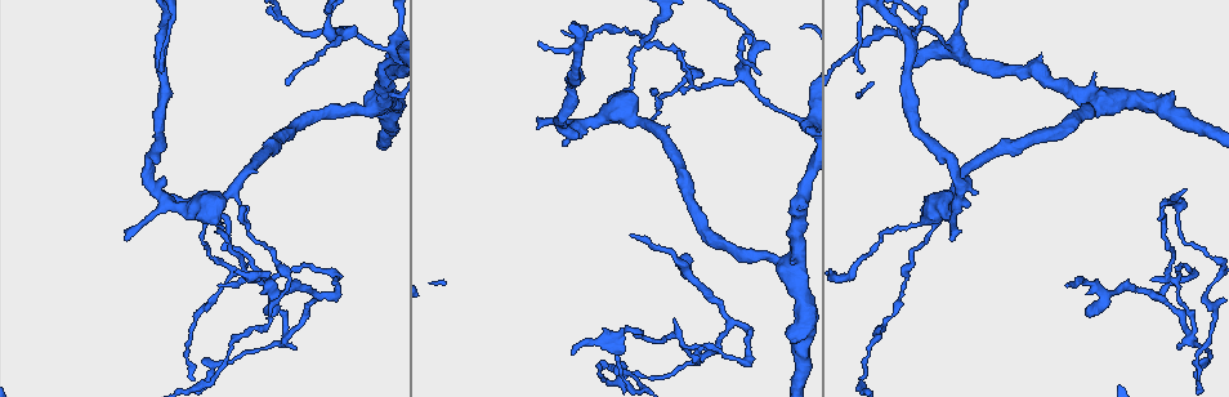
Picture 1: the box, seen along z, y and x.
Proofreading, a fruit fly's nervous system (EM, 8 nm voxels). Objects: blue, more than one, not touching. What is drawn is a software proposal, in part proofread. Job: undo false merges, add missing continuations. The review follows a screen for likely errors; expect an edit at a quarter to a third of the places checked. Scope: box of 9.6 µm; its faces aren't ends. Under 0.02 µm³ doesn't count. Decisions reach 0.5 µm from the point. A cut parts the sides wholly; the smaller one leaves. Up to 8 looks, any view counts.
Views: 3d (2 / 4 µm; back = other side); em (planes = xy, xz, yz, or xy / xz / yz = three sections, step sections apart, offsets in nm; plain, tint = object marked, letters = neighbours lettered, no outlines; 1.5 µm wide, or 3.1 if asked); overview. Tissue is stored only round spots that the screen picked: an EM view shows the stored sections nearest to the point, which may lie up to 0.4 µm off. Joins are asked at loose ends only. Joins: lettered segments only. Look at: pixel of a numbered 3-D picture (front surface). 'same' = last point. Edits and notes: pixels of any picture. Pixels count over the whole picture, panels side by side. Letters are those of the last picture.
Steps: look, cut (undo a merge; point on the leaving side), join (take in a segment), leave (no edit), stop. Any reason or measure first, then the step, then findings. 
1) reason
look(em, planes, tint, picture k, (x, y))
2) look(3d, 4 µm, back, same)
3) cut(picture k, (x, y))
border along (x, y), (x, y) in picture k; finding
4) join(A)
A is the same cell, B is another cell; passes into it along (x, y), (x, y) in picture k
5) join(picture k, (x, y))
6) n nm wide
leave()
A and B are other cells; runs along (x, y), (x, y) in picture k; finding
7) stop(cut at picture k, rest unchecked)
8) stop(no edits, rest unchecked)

branch point
look(3d, 2 µm, back, picture 1, (1150, 292))

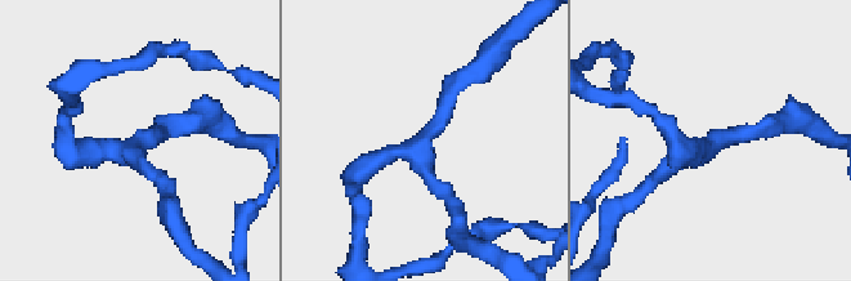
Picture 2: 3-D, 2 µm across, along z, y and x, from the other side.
shape alone is not enough
look(em, xy, step 4, plain, picture 2, (422, 143))

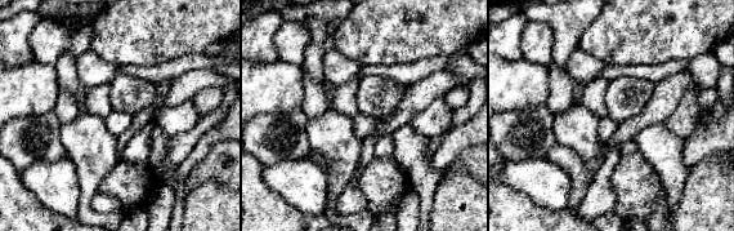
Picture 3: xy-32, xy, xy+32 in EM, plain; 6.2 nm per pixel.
what lies round it
look(em, xy, step 4, letters, same)

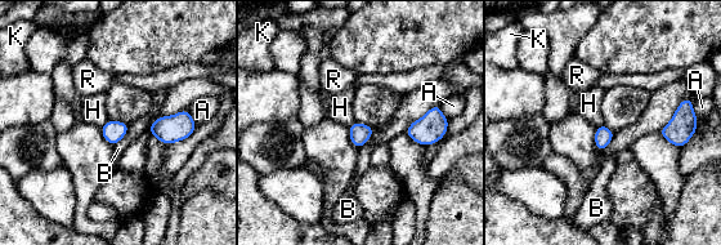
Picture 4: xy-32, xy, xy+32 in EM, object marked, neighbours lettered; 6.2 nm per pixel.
leave()
A, B, H, K and R are other cells; border along (108, 120), (101, 127) in picture 4; continuous, no second neuron

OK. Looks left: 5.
arms part here
look(em, planes, letters, picture 1, (1177, 203))

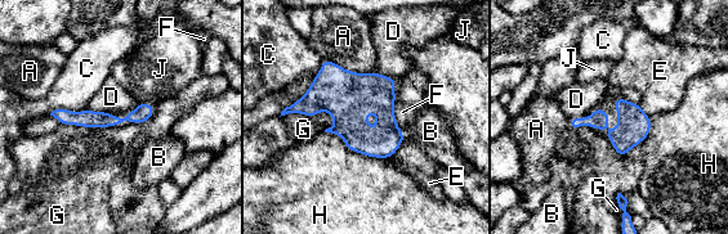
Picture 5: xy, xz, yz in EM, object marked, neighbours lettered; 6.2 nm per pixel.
200 nm wide; H touches over 440 nm
leave()
A, B, C, D, E, F, G, H and J are other cells; continuous, no second neuron

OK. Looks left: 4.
thin end
look(3d, 4 µm, picture 1, (1199, 380))

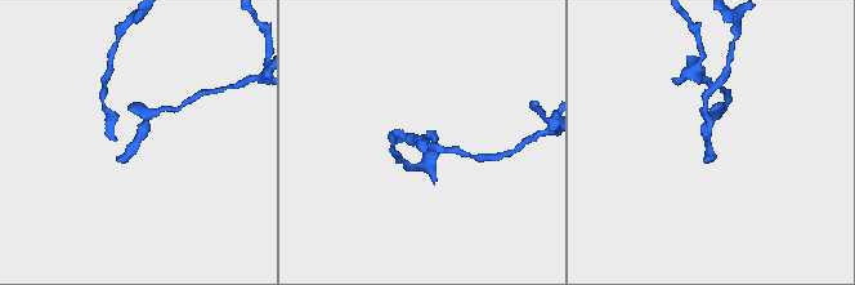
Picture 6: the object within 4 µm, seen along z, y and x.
look(em, planes, letters, picture 6, (116, 140))

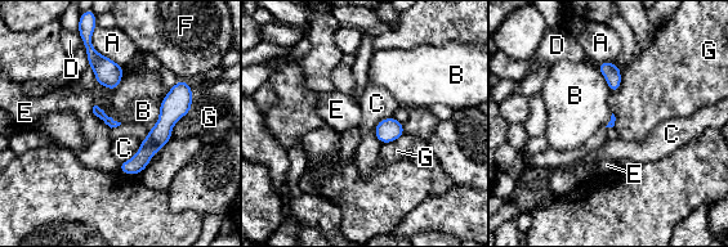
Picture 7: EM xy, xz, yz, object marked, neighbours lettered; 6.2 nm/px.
leave()
A, B, C, D, E, F and G are other cells; border along (191, 109), (173, 126), (172, 137) in picture 7; none of them fits

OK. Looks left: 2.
stop(no edits, rest unchecked)

